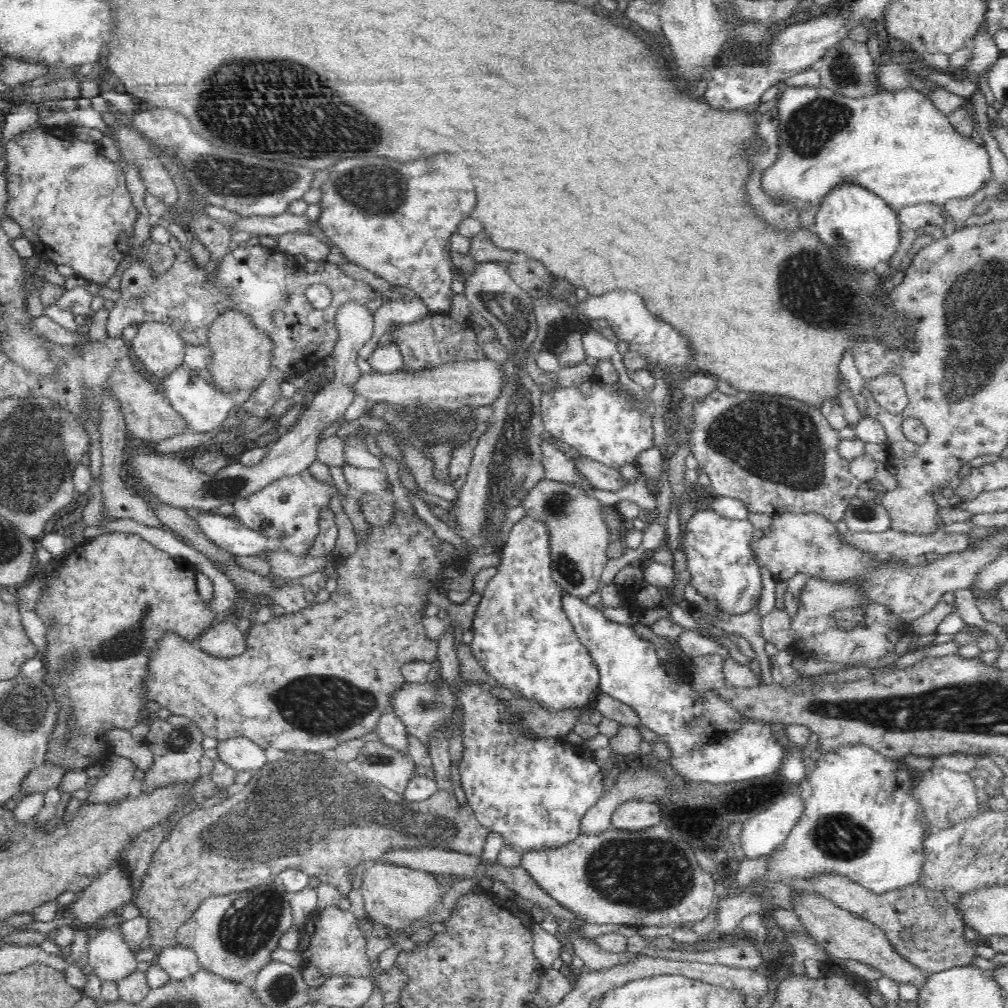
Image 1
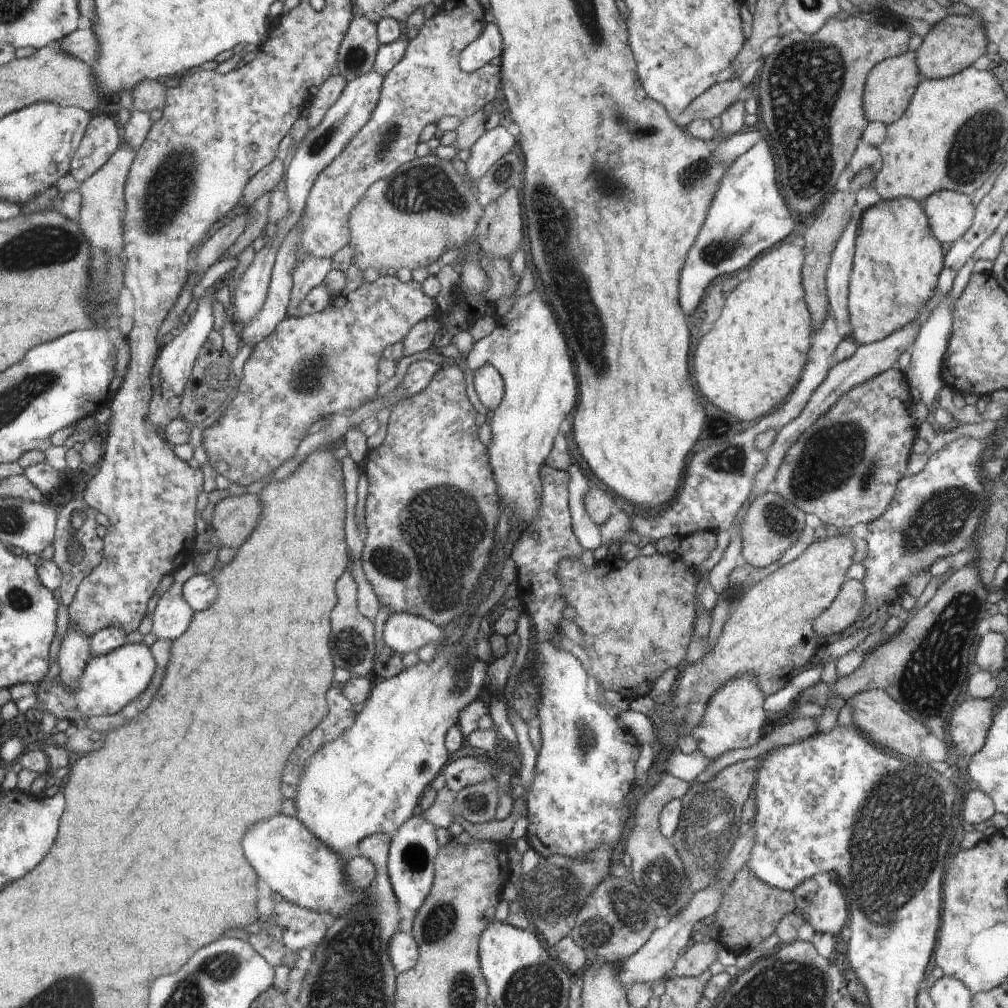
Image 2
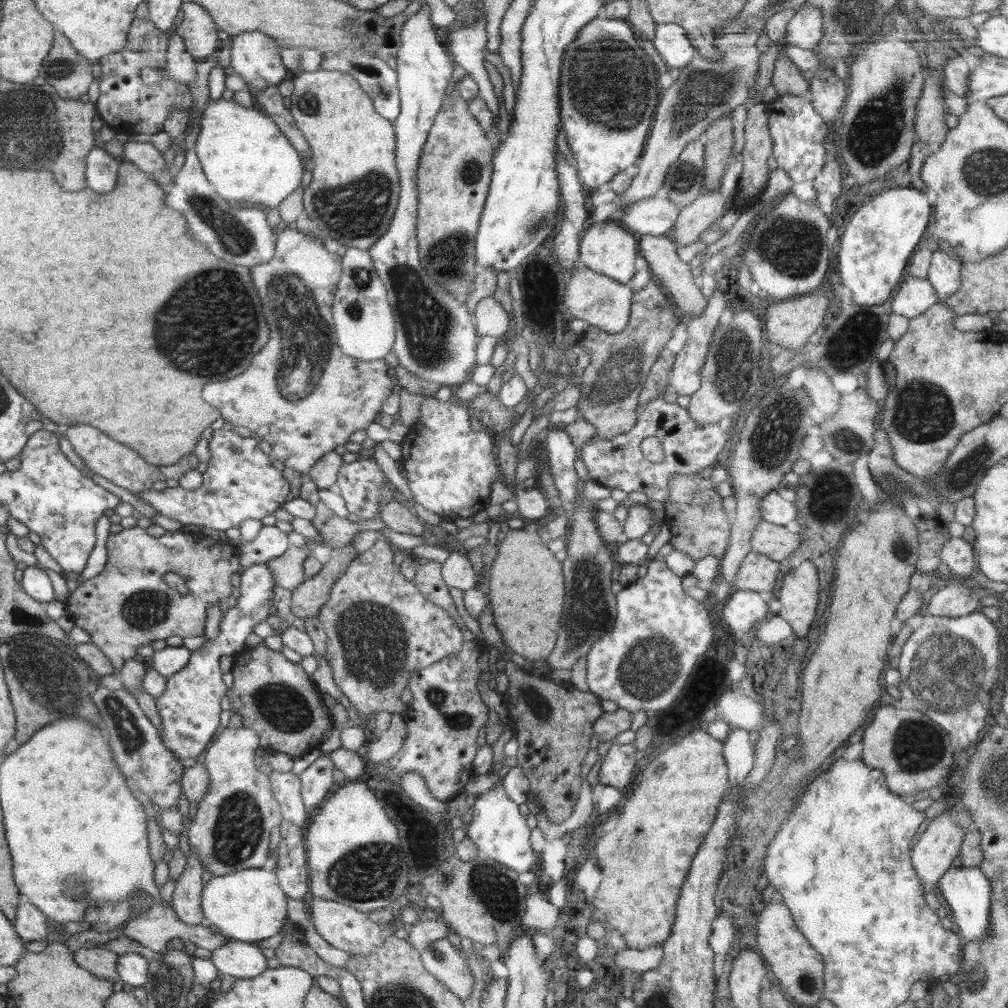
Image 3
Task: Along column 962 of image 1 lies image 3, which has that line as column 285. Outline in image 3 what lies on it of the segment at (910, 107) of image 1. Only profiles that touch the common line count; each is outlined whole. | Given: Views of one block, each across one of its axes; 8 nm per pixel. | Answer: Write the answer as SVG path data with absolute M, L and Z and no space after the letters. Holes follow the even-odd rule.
M230 95L206 103L194 150L208 182L226 200L246 200L264 209L278 208L302 180L302 157L276 123L264 112L236 103Z

